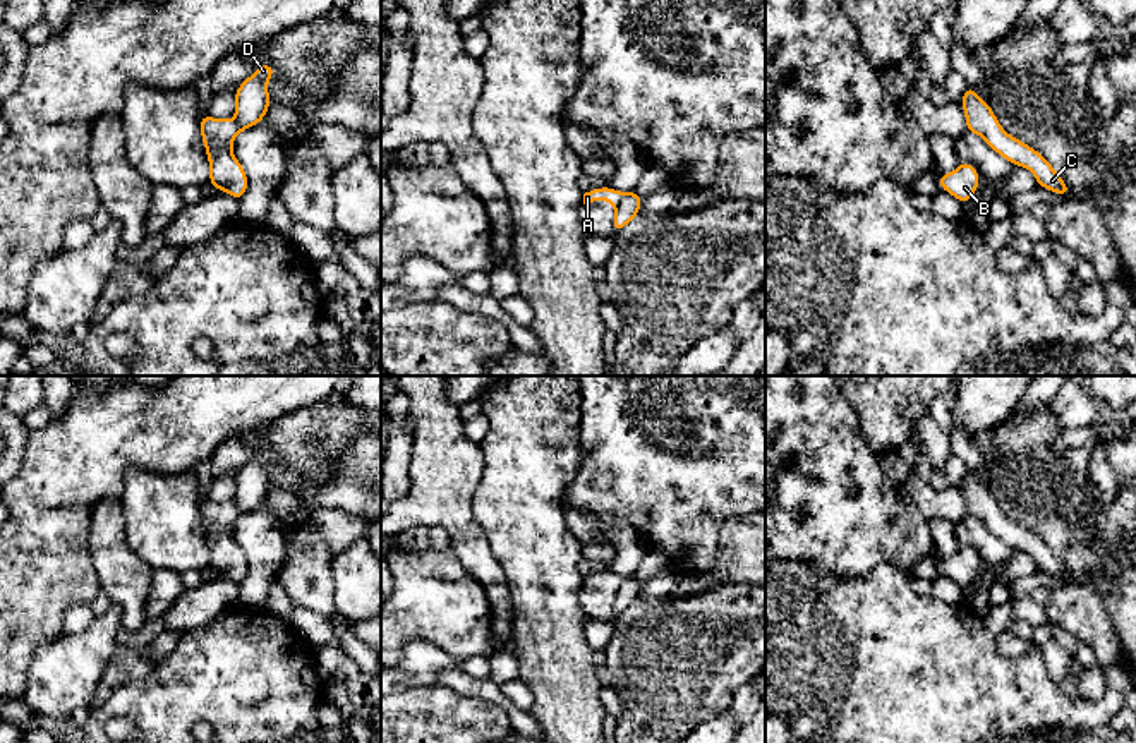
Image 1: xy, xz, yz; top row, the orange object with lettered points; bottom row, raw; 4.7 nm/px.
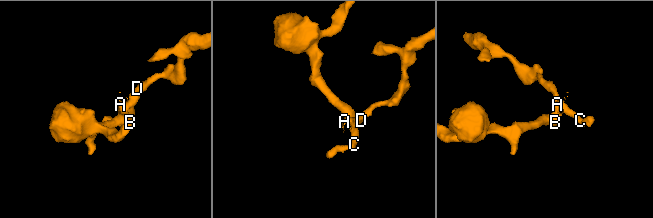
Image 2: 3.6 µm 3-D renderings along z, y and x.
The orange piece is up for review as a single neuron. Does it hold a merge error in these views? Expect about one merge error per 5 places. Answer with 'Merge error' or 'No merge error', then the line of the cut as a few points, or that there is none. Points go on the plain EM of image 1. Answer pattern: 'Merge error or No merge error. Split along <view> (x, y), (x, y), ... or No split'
Merge error. Split along xz (623, 577), (616, 592)

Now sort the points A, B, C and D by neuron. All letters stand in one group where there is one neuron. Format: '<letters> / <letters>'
A B / C D

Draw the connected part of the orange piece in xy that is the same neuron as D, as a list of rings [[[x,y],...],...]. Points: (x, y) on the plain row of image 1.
[[[271,448],[259,450],[235,475],[235,506],[242,515],[263,506],[271,482],[268,479],[269,462],[275,458]]]

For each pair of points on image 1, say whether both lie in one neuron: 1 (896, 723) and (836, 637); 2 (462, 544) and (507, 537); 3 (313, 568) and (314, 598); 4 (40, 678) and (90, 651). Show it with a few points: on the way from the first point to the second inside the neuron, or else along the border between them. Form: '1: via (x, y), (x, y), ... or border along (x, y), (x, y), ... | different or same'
1: via (893, 702), (893, 694), (857, 658) | same
2: border along (472, 503), (472, 513), (507, 577) | different
3: via (314, 575), (318, 579), (314, 591) | same
4: via (52, 678), (59, 678), (78, 661) | same

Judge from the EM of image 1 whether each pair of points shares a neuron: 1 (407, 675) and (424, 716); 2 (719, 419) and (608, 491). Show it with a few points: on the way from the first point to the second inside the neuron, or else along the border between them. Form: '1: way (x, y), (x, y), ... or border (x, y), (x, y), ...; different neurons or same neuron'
1: border (436, 683), (398, 692); different neurons
2: way (692, 424), (685, 424), (635, 472); same neuron

